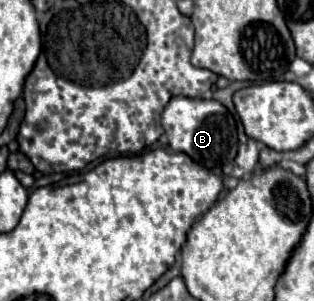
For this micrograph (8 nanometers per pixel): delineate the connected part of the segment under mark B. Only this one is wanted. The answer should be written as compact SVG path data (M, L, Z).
M172 97L162 113L162 127L168 137L172 151L186 153L192 161L206 167L208 171L220 171L224 163L230 163L238 151L236 121L232 113L214 99L192 99Z

